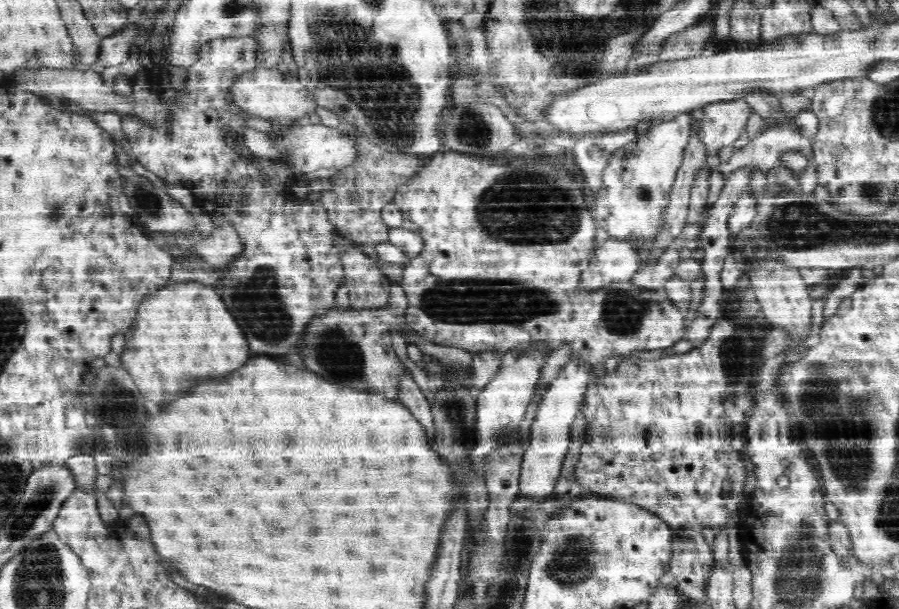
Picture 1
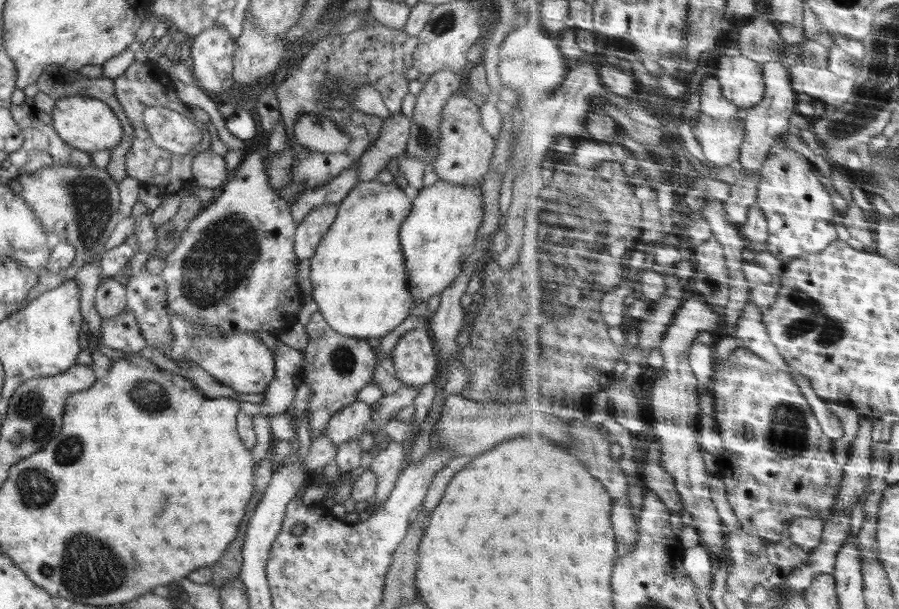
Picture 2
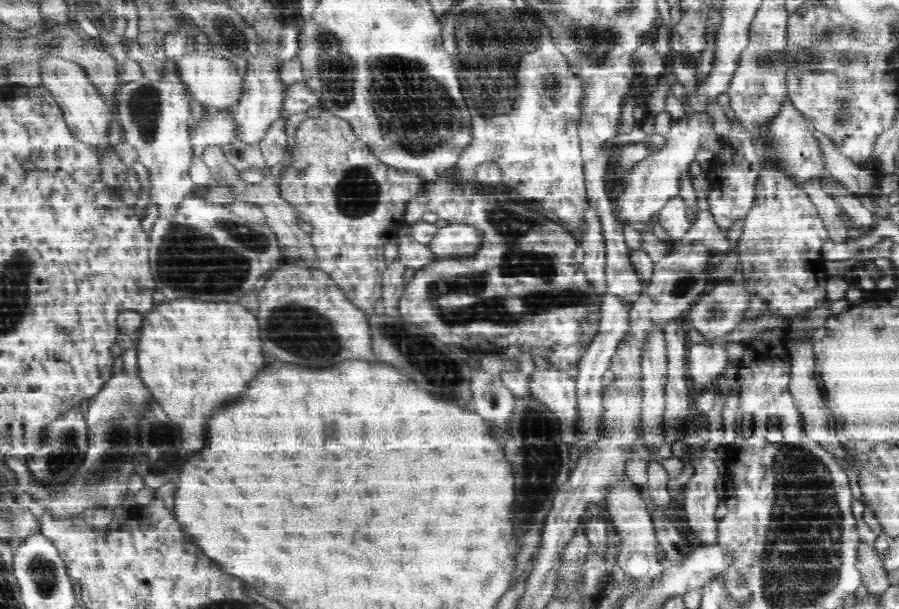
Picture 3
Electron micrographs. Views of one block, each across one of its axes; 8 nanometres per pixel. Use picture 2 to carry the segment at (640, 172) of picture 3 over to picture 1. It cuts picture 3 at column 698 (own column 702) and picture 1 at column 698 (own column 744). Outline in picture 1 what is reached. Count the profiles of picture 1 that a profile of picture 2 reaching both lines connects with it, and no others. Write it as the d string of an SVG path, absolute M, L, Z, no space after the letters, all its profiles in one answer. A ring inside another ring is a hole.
M742 99L705 105L696 126L696 140L704 158L714 158L721 148L733 145L750 116L751 108Z

